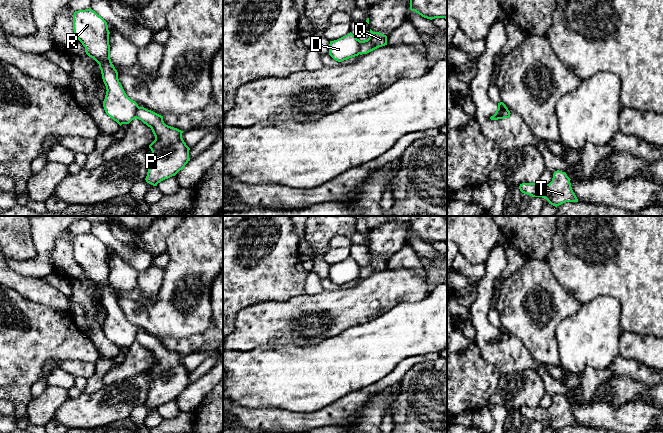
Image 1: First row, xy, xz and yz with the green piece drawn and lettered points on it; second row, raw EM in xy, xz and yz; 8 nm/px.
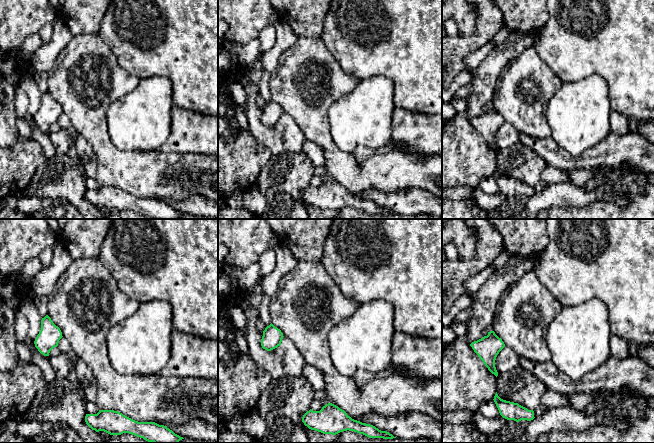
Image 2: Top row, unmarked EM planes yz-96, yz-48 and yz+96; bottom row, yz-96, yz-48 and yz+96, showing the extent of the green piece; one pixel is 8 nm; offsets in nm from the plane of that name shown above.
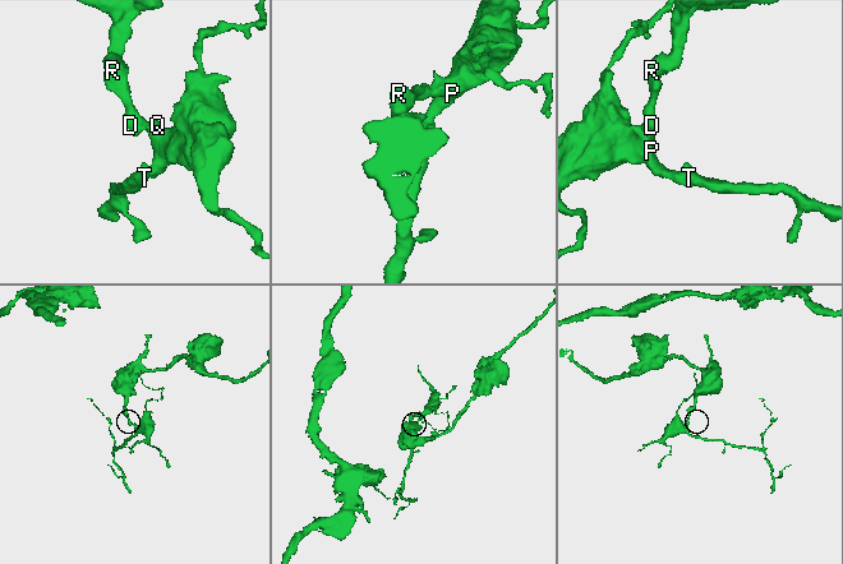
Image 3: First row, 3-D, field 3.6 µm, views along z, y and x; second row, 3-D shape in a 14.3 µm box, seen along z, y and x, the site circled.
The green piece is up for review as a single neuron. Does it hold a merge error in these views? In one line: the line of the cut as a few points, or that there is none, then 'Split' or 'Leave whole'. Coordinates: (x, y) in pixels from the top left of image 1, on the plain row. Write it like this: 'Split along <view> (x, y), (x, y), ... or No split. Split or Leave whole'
Split along yz (507, 333), (504, 333), (498, 339), (494, 339). Split

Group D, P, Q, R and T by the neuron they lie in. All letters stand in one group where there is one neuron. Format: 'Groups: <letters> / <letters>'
Groups: D R / P Q T

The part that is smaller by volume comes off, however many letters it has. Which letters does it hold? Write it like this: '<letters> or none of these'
P, Q, T

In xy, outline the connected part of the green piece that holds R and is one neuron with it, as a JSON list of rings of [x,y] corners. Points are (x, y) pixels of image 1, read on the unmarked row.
[[[91,232],[75,235],[73,239],[73,254],[76,262],[85,271],[86,278],[93,282],[101,294],[102,303],[106,310],[106,319],[103,331],[106,338],[116,345],[120,350],[129,348],[136,342],[138,328],[131,324],[125,317],[118,303],[118,296],[110,283],[109,254],[107,246]]]

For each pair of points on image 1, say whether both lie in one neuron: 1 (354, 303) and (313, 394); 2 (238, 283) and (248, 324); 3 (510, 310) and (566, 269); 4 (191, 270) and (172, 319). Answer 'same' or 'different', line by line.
1: different
2: different
3: different
4: same

